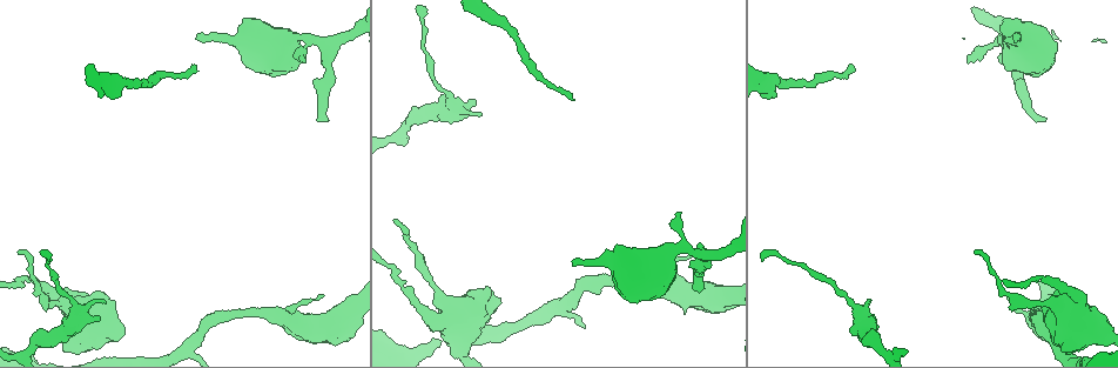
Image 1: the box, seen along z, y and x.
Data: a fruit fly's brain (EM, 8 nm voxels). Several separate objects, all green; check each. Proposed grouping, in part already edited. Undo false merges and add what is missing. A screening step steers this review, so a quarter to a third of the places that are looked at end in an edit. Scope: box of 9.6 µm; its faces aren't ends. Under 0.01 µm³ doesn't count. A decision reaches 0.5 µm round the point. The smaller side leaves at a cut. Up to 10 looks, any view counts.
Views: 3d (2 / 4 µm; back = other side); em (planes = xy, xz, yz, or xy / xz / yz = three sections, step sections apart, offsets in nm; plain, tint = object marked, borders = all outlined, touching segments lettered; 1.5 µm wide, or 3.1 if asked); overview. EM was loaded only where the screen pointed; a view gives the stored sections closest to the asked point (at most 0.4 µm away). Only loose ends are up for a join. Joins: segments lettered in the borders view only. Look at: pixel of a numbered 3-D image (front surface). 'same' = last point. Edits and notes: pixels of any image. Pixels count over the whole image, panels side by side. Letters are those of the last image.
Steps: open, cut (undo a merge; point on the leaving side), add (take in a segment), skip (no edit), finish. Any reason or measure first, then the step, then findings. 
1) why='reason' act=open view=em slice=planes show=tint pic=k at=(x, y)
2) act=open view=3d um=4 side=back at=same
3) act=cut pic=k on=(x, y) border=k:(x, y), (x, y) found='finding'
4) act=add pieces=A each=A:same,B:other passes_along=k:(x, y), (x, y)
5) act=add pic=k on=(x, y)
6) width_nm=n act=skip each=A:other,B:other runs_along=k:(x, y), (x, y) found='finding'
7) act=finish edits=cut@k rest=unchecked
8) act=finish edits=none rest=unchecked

why='branch stops here' act=open view=em slice=planes show=plain pic=1 at=(193, 71)

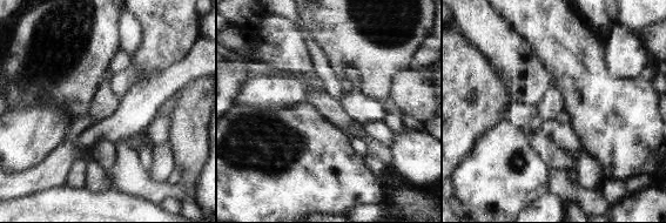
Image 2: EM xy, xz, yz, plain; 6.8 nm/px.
act=open view=em slice=planes show=borders at=same

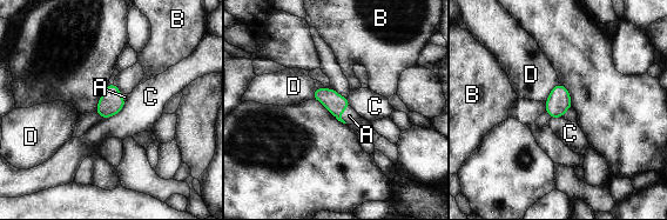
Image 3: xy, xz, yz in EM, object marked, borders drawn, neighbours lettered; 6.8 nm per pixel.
act=add pieces=A each=A:same,B:other,C:other,D:other found='the cell continues'

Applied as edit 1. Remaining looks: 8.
why='free end' act=open view=em slice=yz step=8 show=plain pic=1 at=(698, 290)

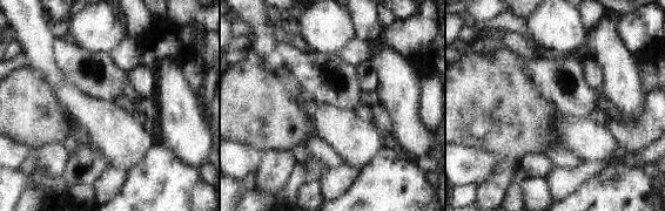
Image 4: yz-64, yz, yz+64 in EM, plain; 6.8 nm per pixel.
why='see the neighbours' act=open view=em slice=yz step=8 show=borders at=same

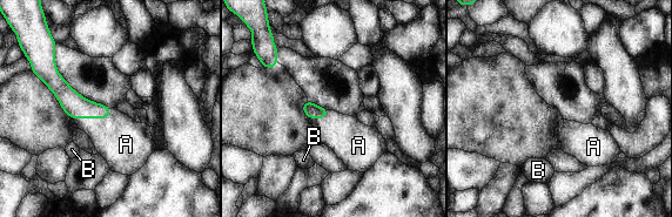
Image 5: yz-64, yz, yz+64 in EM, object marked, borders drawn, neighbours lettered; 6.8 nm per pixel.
act=add pieces=A each=A:same,B:other found='the cell continues'

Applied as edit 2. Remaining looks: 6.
why='redraw' act=open view=overview

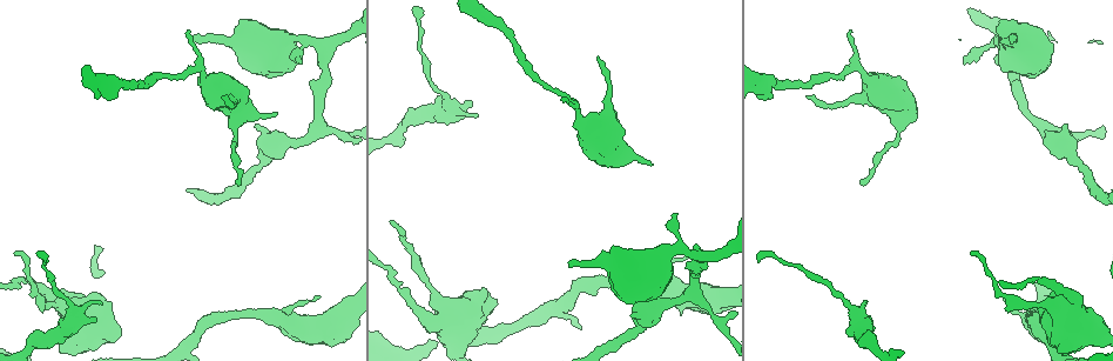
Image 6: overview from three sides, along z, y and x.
why='an open end' act=open view=3d um=4 pic=6 at=(676, 216)

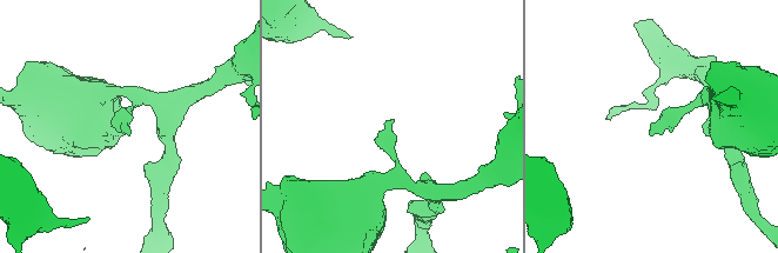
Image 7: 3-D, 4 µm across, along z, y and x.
why='now the EM' act=open view=em slice=planes show=borders pic=7 at=(650, 132)

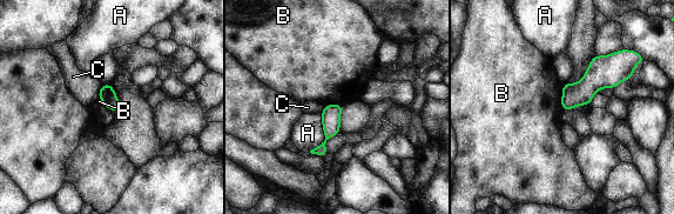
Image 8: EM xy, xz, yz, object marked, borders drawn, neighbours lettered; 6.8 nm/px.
longest_contact=A:280nm act=skip each=A:other,B:other,C:other runs_along=8:(338, 107), (330, 116), (321, 153) found='none of them fits'

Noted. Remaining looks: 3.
why='long arm stops here' act=open view=3d um=2 pic=6 at=(17, 251)

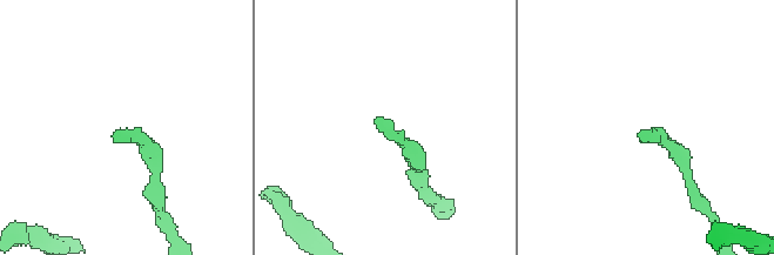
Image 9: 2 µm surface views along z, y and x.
act=open view=em slice=yz step=4 show=borders pic=9 at=(639, 136)

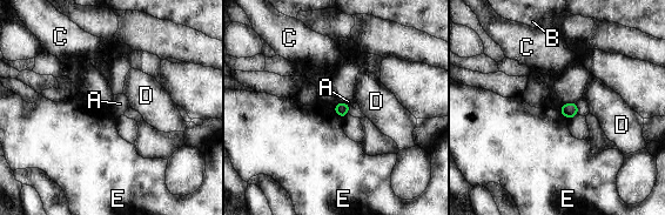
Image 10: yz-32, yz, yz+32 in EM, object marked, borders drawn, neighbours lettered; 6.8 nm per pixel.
longest_contact=E:100nm act=skip each=A:other,B:other,C:other,D:other,E:other found='none of them fits'

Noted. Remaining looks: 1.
act=finish edits=add@3,add@5 rest=unchecked

